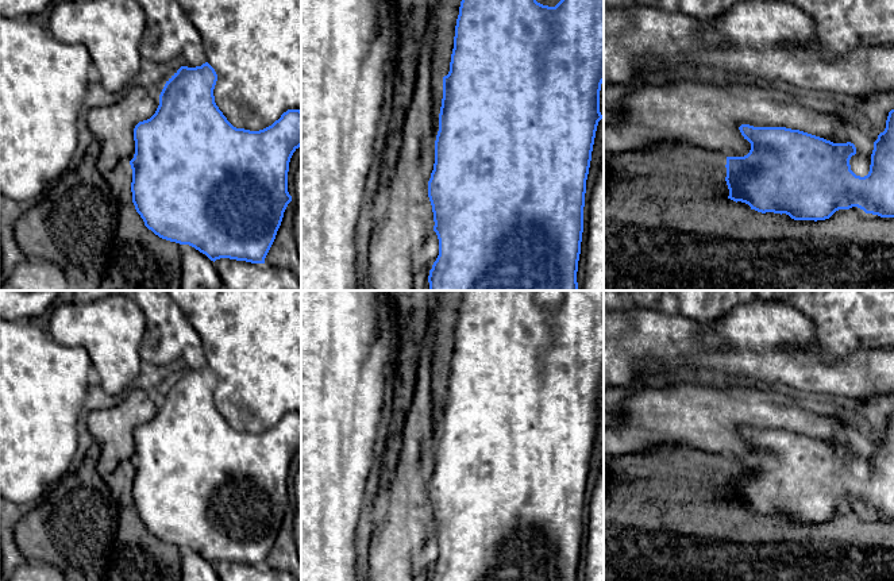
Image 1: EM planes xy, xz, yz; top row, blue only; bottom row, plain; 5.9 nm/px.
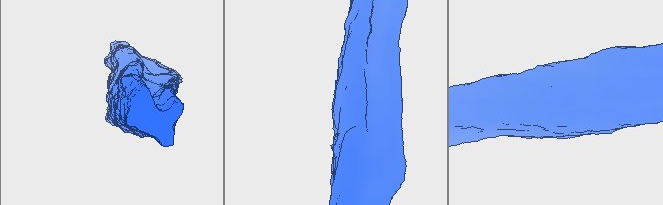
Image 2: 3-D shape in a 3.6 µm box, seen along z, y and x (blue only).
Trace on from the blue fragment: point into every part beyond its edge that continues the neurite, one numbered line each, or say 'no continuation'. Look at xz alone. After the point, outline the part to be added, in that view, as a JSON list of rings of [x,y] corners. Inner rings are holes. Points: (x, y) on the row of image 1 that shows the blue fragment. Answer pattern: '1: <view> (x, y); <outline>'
no continuation

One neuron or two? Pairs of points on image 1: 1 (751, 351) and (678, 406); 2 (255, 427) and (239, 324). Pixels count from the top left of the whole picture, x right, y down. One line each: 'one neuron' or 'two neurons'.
1: two neurons
2: one neuron

